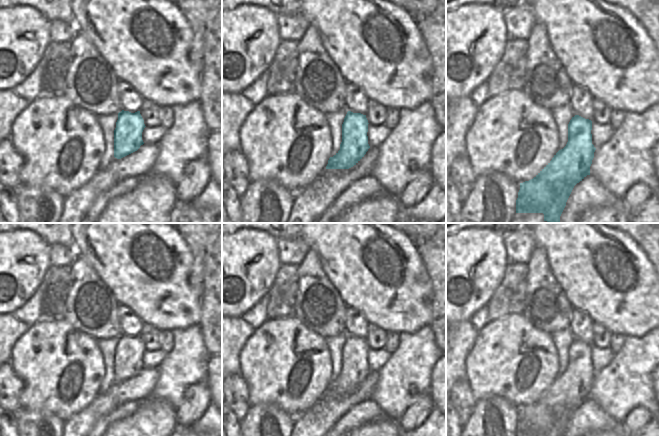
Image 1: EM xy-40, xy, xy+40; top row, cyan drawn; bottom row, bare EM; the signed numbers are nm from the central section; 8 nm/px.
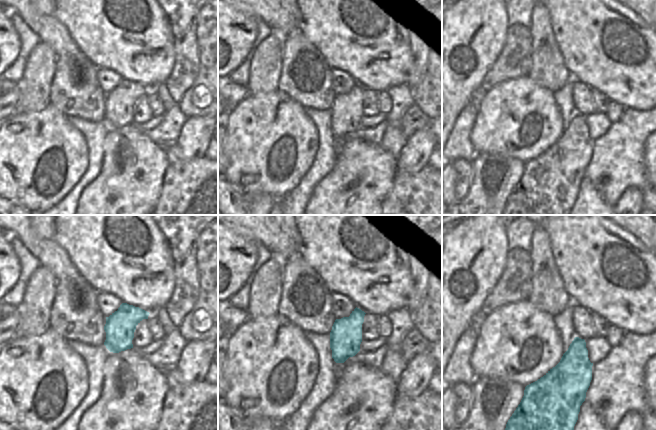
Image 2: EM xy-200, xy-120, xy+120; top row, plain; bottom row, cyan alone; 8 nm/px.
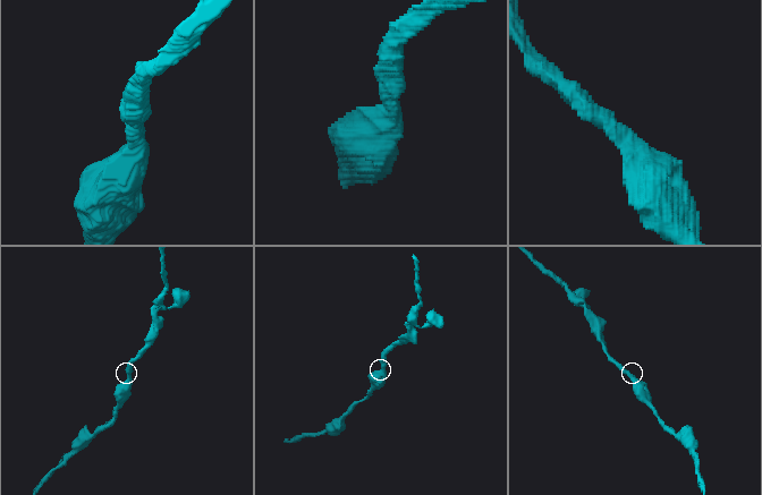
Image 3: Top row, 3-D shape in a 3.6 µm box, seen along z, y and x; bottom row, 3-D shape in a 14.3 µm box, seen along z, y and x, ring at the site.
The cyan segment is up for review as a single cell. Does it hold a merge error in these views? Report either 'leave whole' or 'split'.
leave whole

